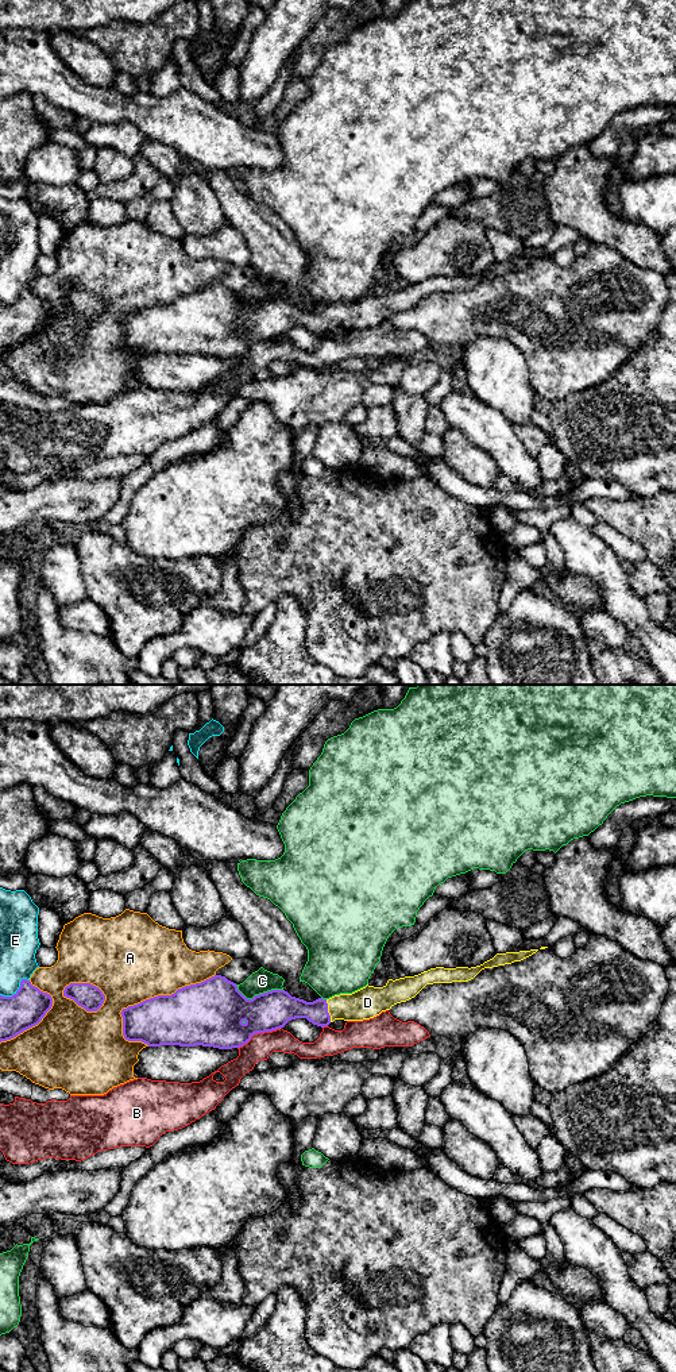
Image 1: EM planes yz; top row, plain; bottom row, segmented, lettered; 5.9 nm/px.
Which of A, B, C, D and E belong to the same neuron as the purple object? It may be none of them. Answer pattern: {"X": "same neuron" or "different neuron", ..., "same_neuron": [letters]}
{"A": "different neuron", "B": "different neuron", "C": "different neuron", "D": "same neuron", "E": "different neuron", "same_neuron": ["D"]}

